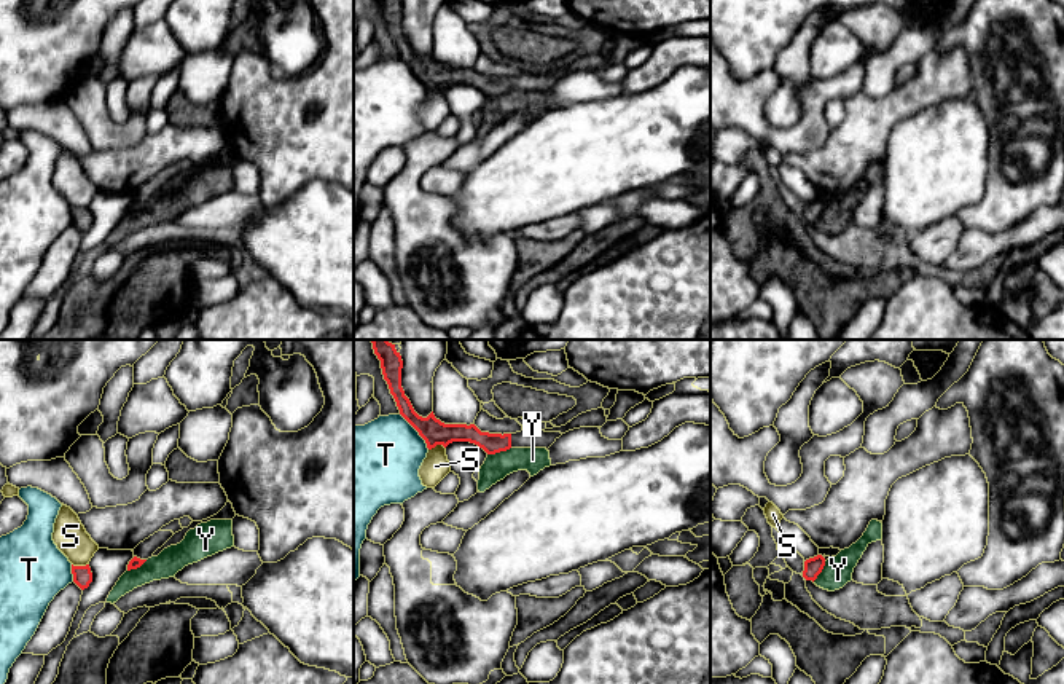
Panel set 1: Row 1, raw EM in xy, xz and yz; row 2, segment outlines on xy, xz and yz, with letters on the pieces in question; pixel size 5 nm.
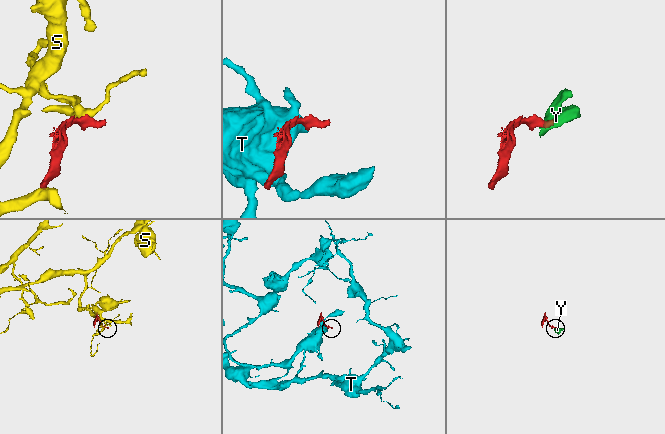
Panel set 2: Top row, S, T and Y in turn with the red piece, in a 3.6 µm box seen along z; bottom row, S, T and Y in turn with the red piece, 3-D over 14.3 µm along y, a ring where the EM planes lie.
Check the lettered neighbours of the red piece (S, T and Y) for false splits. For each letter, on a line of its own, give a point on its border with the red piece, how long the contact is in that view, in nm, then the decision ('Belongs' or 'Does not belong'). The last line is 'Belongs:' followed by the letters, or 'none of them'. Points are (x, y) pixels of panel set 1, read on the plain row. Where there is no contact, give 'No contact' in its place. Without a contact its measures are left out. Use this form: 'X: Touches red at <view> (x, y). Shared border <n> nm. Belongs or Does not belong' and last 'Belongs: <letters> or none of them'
S: Touches red at xy (80, 209). Shared border 90 nm. Does not belong
T: Touches red at xz (416, 72). Shared border 240 nm. Does not belong
Y: Touches red at xz (499, 94). Shared border 130 nm. Does not belong
Belongs: none of them

